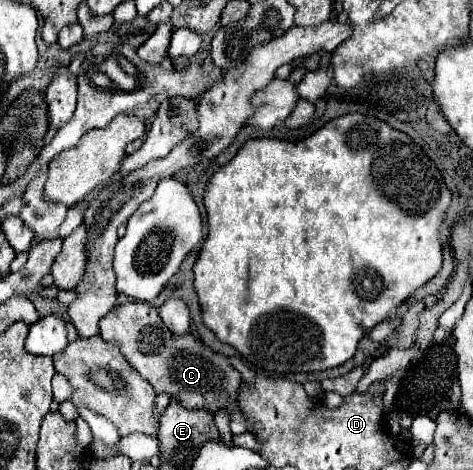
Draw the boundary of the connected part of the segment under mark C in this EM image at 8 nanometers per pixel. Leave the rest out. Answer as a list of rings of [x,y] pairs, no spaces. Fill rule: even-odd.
[[[148,303],[118,305],[102,319],[100,337],[104,341],[118,343],[126,361],[134,369],[138,369],[138,373],[154,387],[156,395],[166,393],[170,395],[170,399],[178,399],[178,403],[182,403],[190,411],[206,409],[212,415],[224,409],[232,417],[234,409],[238,409],[238,399],[242,389],[240,373],[228,363],[224,355],[202,345],[190,333],[180,337],[172,335],[164,327],[162,319],[158,317],[158,311],[152,305]],[[182,347],[190,347],[190,349],[182,349]]]

